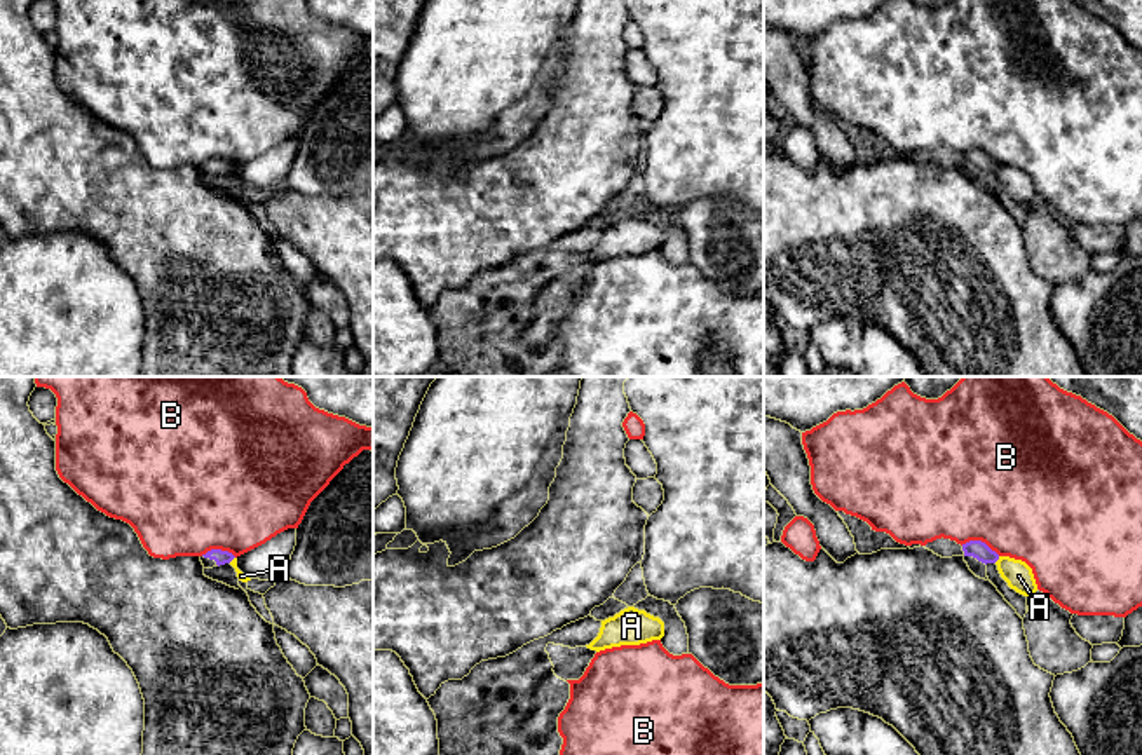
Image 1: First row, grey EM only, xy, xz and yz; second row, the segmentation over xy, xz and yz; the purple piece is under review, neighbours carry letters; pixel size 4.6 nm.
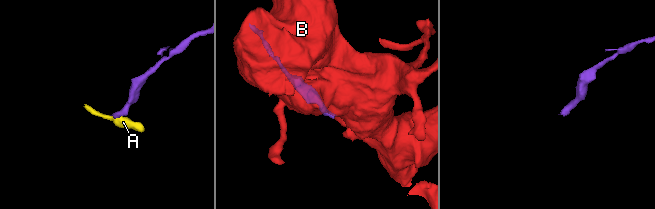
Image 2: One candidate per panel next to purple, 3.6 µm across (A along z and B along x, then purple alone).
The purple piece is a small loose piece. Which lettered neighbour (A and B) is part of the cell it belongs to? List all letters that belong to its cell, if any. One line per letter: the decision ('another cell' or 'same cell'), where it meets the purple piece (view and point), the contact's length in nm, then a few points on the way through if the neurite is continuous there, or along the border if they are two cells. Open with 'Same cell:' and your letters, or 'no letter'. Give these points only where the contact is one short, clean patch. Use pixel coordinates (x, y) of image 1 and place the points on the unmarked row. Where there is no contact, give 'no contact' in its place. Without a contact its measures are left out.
Same cell: no letter
A: another cell; meets purple in yz at (996, 170); contact 40 nm long; border along yz (999, 166), (994, 171)
B: another cell; meets purple in yz at (980, 150); contact 190 nm long

